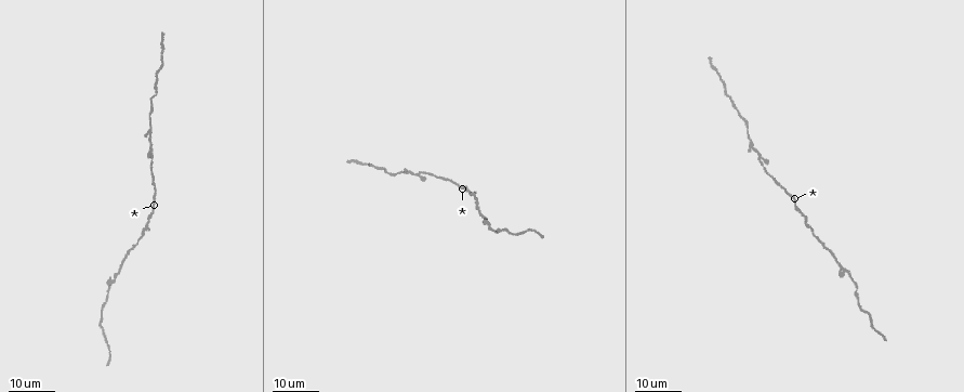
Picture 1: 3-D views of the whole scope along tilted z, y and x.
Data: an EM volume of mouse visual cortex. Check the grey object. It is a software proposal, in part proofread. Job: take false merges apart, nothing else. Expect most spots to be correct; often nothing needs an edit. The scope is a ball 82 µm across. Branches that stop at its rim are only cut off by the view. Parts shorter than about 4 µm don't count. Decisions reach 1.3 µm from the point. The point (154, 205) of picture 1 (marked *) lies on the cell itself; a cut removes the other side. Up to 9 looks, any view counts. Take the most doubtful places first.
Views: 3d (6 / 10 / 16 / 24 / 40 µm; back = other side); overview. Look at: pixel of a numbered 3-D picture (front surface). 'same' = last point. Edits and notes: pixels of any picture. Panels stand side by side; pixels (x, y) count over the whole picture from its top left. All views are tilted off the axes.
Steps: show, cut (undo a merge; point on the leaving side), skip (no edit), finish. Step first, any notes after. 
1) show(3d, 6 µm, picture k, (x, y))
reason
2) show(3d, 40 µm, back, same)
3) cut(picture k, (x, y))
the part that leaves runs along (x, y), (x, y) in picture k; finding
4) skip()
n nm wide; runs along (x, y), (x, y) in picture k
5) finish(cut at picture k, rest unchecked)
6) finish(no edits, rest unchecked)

show(3d, 24 µm, picture 1, (761, 157))
two arms in line, one across

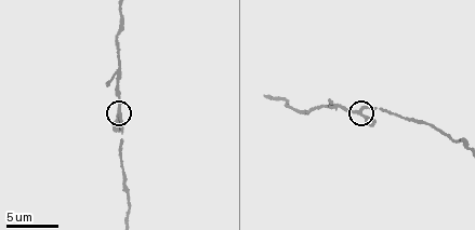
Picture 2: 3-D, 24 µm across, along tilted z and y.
show(3d, 6 µm, picture 2, (363, 109))

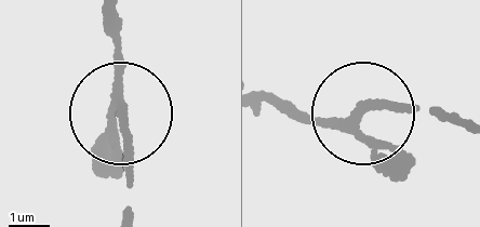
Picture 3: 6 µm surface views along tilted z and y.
skip()
3 arms; one cell here

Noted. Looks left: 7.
show(3d, 10 µm, picture 2, (326, 105))
side arm on a straight run

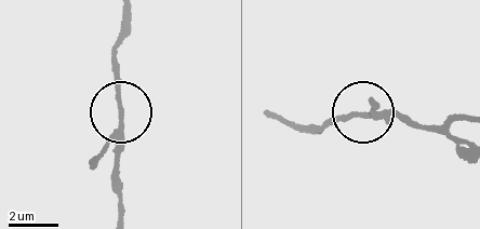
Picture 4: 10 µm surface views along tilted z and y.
skip()
3 arms; one cell here

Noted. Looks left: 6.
show(3d, 24 µm, picture 1, (849, 274))
calibre changes

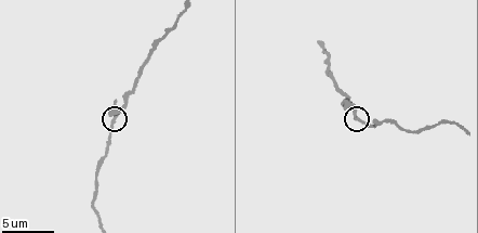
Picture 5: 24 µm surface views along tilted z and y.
show(3d, 10 µm, picture 5, (115, 117))

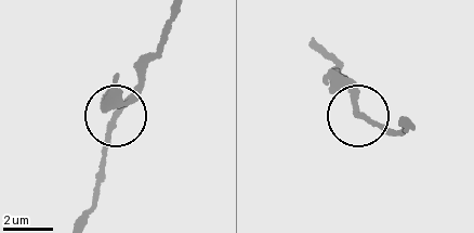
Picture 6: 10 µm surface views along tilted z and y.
skip()
runs along (173, 13), (119, 111), (96, 173) in picture 6; all the same cell

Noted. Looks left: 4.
show(3d, 10 µm, picture 5, (438, 125))
a narrow waist

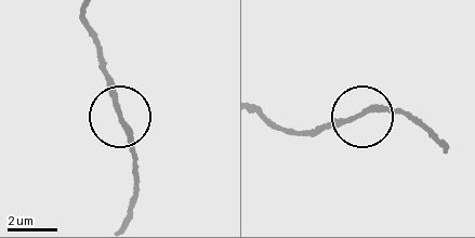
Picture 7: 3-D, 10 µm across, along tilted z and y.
skip()
runs along (262, 118), (301, 130), (377, 107), (407, 111) in picture 7; continuous, no second cell

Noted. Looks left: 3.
finish(no edits, rest unchecked)

